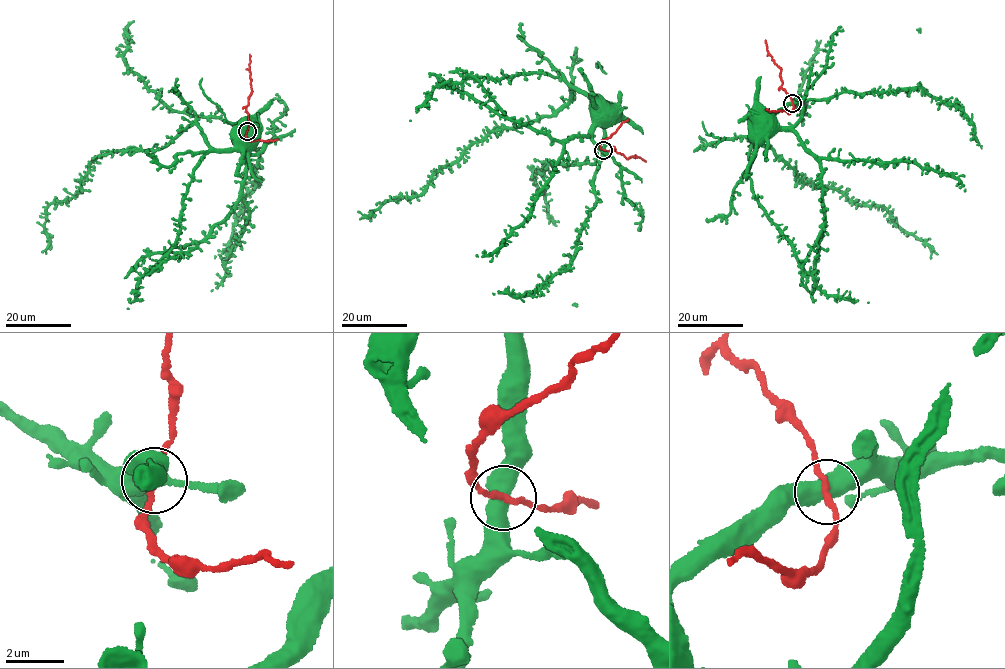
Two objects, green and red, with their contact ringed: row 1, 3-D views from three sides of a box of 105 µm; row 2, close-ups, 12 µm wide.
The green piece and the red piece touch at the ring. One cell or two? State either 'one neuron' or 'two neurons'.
one neuron

